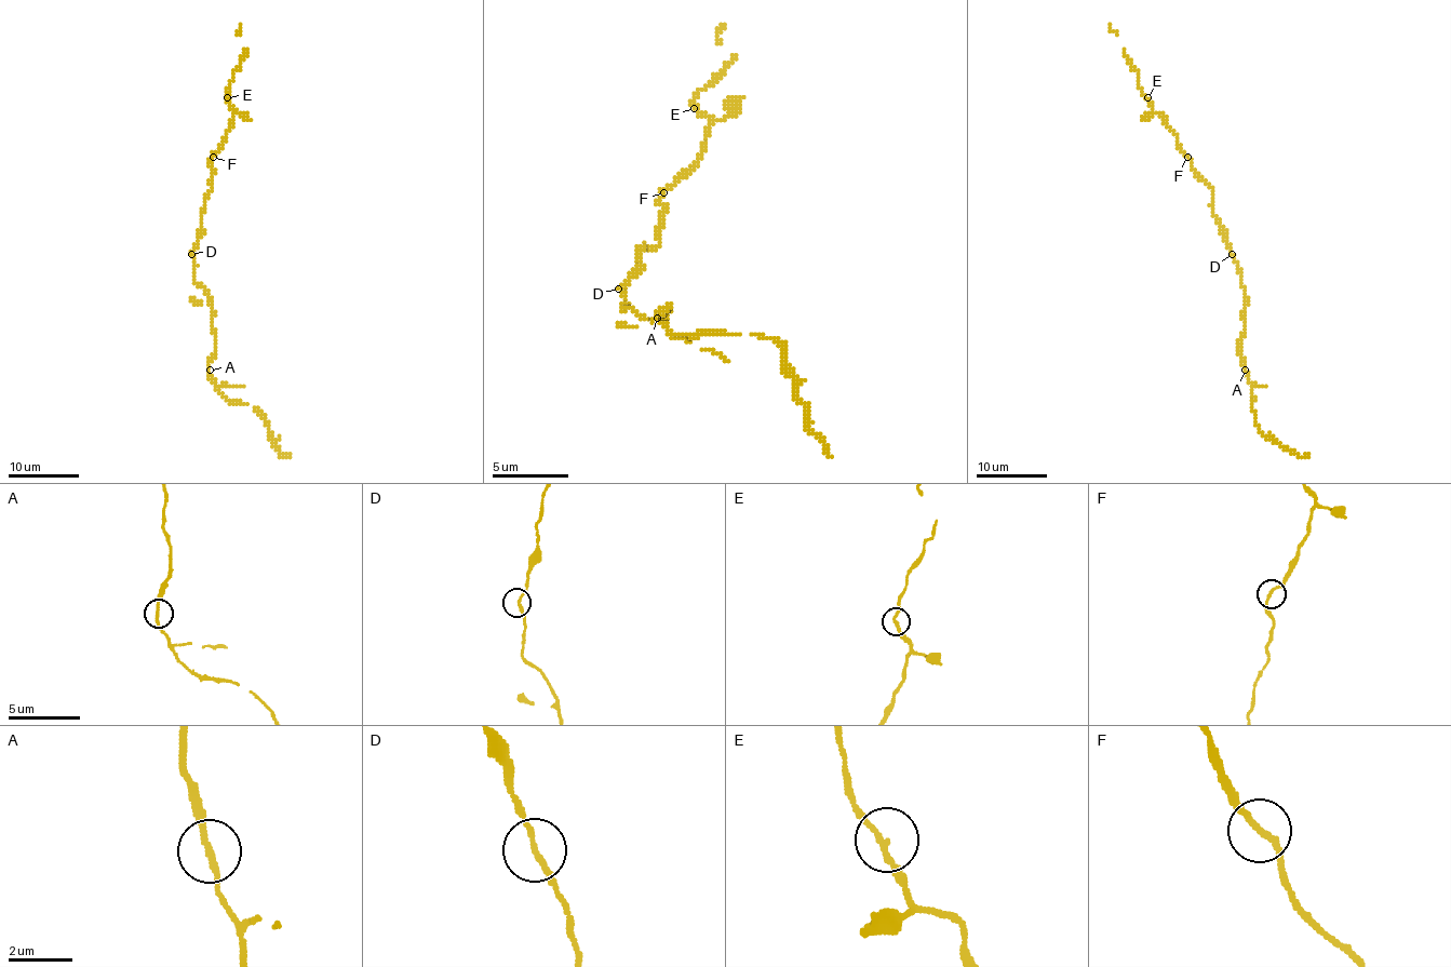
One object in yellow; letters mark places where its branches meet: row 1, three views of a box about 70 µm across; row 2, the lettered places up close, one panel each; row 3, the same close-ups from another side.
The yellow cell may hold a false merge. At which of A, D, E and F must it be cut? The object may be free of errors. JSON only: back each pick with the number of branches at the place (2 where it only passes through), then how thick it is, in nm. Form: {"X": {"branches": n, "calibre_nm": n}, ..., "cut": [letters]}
{"cut": []}

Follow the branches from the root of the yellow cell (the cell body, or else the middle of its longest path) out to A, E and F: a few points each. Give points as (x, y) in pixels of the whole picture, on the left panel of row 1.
A: (193, 254), (195, 281), (207, 295), (213, 311), (214, 356), (210, 370)
E: (193, 254), (204, 199), (211, 188), (211, 157), (222, 144), (234, 112), (227, 97)
F: (193, 254), (204, 199), (211, 188), (213, 157)

